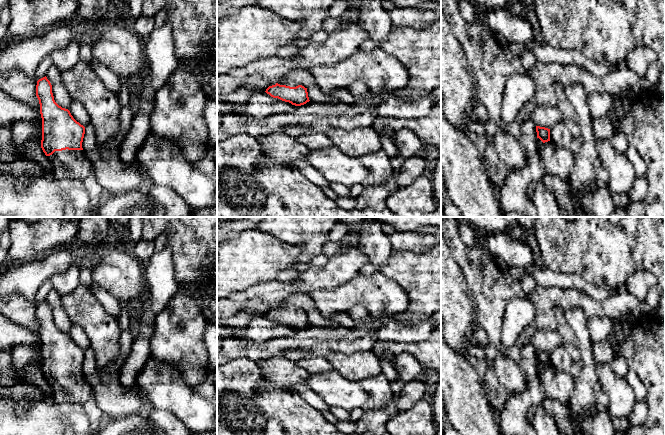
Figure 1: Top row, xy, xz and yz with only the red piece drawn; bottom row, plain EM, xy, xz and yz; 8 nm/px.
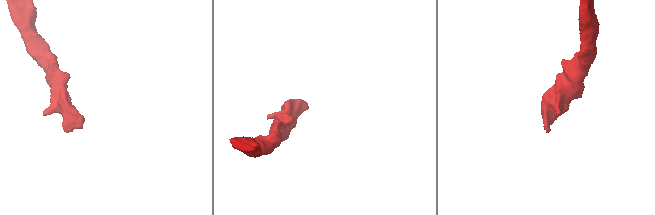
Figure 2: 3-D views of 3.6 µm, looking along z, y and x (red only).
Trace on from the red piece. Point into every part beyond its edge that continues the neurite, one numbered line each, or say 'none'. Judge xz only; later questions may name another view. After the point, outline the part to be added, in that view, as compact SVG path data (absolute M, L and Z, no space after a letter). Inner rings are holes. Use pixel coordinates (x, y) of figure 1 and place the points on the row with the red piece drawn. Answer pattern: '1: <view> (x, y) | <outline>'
1: xz (285, 82) | M288 80L280 81L280 82L278 82L278 84L280 84L280 85L290 86L290 87L296 87L296 86L298 86L298 85L299 85L299 84L298 84L298 83L296 83L296 82L288 81Z

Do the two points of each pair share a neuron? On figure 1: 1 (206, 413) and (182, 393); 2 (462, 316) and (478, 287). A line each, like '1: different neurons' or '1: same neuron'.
1: same neuron
2: different neurons

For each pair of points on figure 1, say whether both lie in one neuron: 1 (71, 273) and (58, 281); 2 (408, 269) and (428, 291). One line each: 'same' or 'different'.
1: same
2: same

